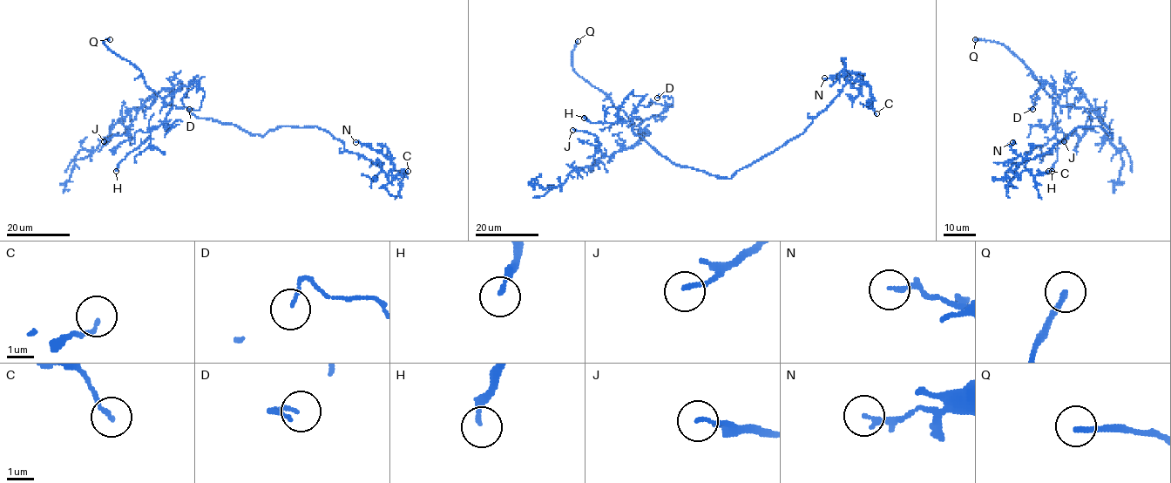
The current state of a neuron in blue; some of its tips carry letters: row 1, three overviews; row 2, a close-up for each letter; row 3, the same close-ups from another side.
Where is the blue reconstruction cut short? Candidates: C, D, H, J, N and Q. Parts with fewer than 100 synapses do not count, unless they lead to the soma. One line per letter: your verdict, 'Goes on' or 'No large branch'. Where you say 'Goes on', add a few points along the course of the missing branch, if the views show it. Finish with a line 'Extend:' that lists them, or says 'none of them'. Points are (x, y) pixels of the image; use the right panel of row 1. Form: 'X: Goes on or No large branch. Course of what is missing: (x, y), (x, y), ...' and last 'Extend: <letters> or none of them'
C: No large branch
D: No large branch
H: No large branch
J: No large branch
N: No large branch
Q: Goes on
Extend: Q

